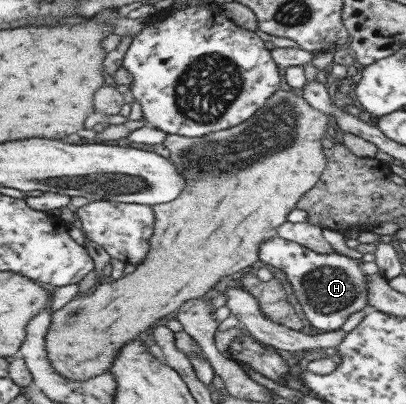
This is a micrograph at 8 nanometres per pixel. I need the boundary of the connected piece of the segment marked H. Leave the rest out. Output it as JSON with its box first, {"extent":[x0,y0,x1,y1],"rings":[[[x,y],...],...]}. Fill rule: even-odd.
{"extent":[257,236,367,332],"rings":[[[277,236],[264,240],[257,248],[259,264],[272,266],[285,274],[308,323],[319,332],[338,330],[351,313],[367,305],[367,280],[359,269],[361,261],[336,252],[314,253],[299,243]]]}

